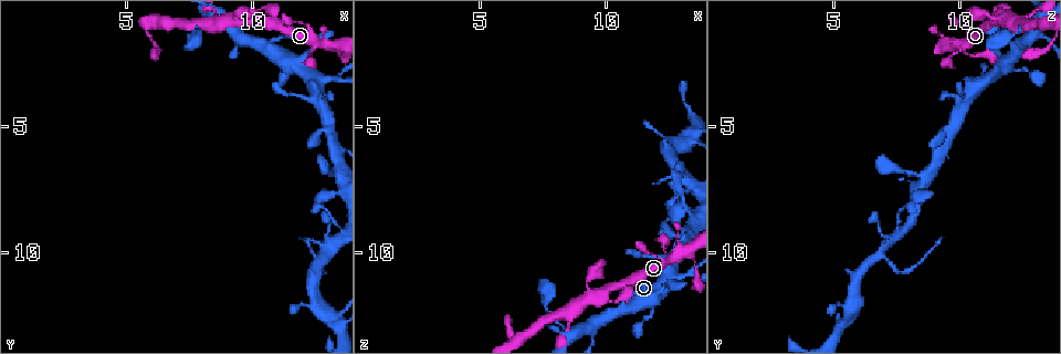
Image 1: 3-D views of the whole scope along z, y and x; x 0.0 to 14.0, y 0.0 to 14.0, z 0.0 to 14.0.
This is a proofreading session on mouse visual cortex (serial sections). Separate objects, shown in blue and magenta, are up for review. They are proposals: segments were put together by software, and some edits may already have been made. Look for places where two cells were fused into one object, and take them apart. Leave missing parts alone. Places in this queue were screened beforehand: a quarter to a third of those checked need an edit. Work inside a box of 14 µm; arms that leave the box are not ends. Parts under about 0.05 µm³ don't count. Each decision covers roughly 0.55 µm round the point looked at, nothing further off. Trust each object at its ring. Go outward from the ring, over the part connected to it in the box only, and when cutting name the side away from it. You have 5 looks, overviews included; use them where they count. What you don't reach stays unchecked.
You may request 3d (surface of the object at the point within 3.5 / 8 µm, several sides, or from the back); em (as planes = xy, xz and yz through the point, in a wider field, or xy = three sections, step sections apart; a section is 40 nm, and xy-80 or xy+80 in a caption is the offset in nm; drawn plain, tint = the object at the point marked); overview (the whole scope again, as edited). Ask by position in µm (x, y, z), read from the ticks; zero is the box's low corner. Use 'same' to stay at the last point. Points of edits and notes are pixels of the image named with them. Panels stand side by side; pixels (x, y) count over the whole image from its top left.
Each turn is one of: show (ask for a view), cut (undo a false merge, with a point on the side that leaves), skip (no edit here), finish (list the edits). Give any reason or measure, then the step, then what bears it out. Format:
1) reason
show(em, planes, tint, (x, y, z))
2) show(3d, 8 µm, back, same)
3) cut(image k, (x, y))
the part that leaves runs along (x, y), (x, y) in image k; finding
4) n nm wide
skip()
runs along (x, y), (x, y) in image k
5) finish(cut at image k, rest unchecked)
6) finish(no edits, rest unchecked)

show(3d, 3.5 µm, (10.8, 0.9, 11.2))

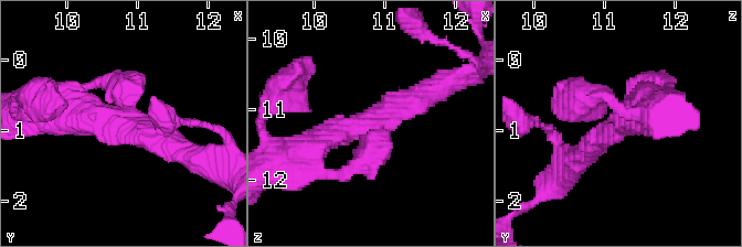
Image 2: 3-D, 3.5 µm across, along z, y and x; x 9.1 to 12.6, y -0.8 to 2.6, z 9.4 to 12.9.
3 arms; arms of 300, 350, 400 nm
show(em, planes, tint, (10.80, 0.90, 11.20))

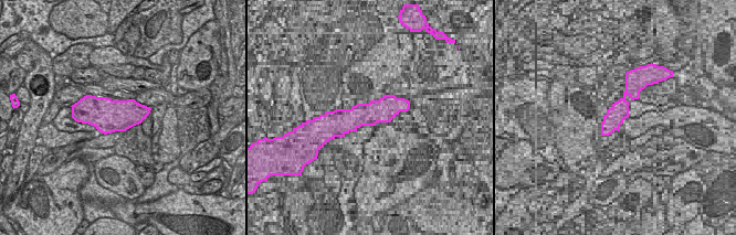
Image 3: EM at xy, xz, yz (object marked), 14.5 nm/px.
skip()
all the same cell

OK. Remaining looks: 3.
calibre changes
show(3d, 3.5 µm, (12.7, 10.4, 7.2))

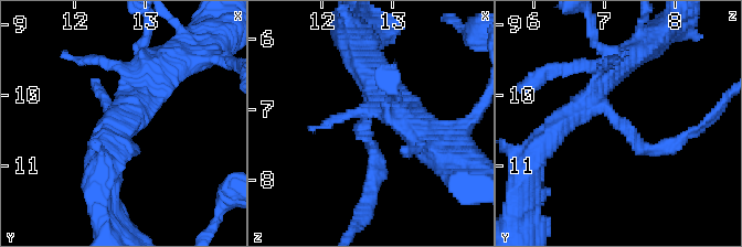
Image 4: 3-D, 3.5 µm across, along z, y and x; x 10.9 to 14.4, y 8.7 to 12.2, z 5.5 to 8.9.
cut(image 4, (635, 140))
the part that leaves runs along (608, 109), (647, 150), (692, 132) in image 4; two cells meet here

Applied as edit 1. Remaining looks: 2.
finish(cut at image 4, rest unchecked)

